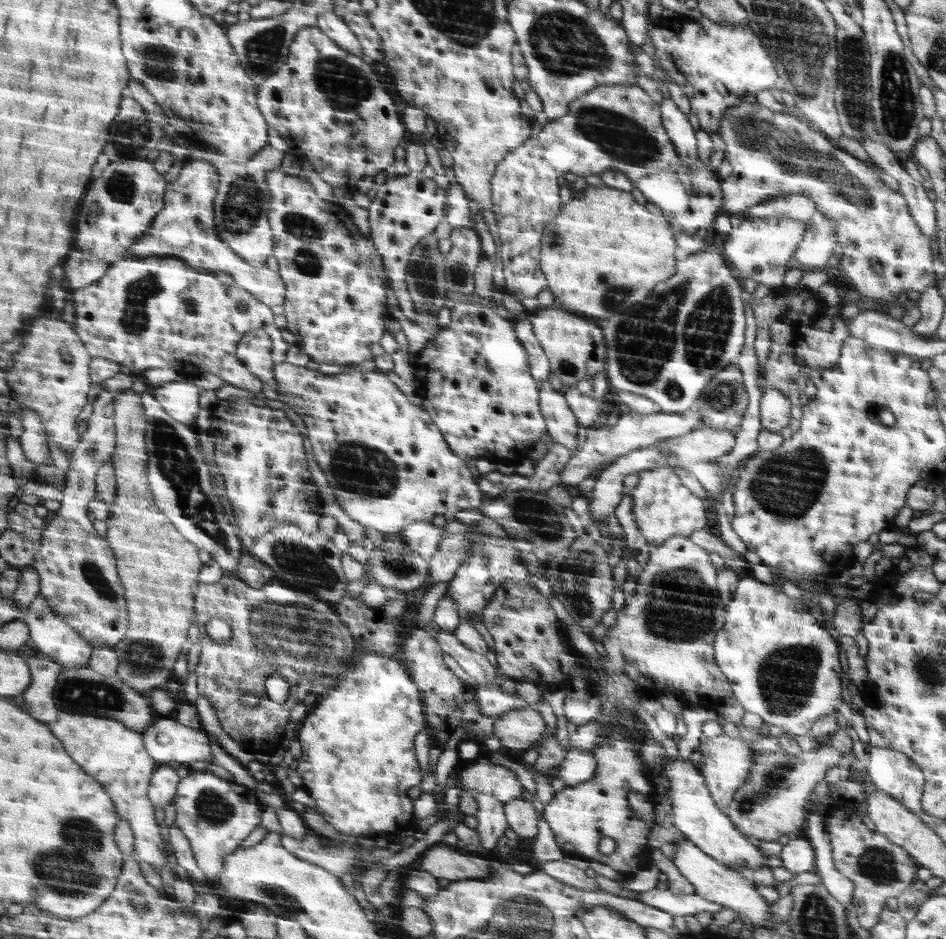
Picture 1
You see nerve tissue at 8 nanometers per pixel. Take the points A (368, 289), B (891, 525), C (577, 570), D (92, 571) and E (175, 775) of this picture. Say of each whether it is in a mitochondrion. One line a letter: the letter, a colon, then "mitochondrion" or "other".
A: other
B: other
C: mitochondrion
D: mitochondrion
E: other

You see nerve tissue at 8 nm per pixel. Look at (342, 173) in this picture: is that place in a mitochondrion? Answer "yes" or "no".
no

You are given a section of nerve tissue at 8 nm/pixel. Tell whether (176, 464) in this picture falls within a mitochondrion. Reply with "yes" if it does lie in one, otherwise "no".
yes

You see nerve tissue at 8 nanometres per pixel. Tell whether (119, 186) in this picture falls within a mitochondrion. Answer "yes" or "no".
yes

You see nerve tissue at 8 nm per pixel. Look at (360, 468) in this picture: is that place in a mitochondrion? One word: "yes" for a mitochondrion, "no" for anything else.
yes

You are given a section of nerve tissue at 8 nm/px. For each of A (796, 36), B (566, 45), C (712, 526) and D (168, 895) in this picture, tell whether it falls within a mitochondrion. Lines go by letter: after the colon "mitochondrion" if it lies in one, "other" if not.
A: mitochondrion
B: mitochondrion
C: other
D: other

